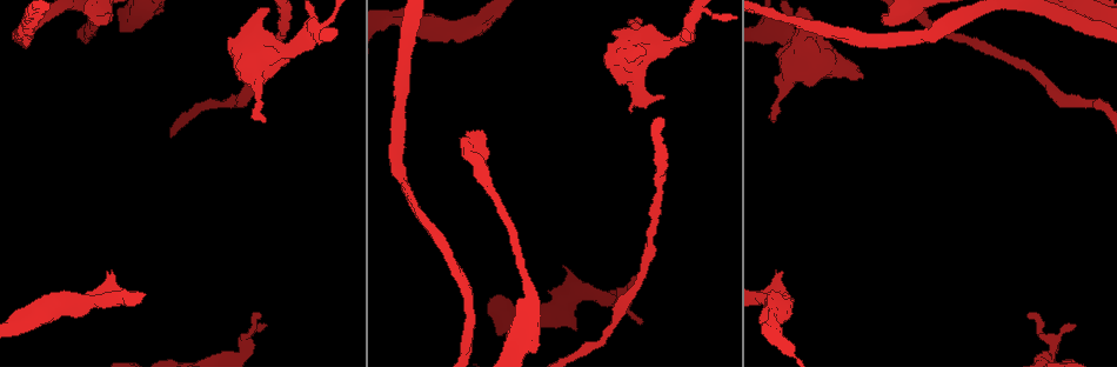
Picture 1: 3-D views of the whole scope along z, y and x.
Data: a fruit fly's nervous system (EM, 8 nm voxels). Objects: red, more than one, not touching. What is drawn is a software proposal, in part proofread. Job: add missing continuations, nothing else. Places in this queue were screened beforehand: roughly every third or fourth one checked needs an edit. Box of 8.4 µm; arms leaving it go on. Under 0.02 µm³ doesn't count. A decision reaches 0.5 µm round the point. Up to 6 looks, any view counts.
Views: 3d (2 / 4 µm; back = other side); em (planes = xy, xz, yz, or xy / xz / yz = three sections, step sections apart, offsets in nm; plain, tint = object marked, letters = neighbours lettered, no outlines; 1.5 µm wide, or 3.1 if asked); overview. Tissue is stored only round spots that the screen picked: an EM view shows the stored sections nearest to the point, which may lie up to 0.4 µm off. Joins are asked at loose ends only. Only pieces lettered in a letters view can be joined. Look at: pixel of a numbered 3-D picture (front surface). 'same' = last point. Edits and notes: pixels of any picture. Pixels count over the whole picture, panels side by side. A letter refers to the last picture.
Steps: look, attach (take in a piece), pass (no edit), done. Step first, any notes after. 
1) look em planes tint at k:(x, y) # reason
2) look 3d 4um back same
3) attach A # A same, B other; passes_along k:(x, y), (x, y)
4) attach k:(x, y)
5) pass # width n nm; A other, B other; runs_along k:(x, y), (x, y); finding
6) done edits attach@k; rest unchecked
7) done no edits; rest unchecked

look em planes tint at 1:(642, 23) # free end

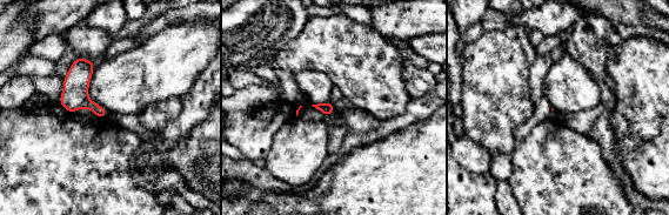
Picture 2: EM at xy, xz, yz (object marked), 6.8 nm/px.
look em planes letters same # see the neighbours

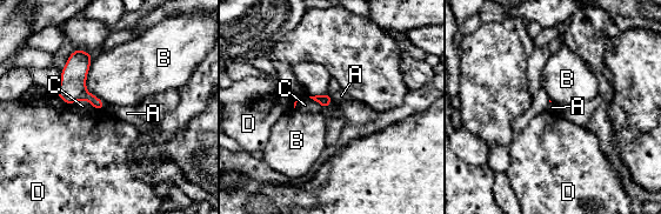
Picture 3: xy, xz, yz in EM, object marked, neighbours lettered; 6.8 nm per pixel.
pass # longest_contact B 360 nm; A other, B other, C other, D other; border 3:(92, 54), (86, 89), (106, 105); no lettered piece goes on from it

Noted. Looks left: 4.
look 3d 4um at 1:(885, 14) # branch stops here

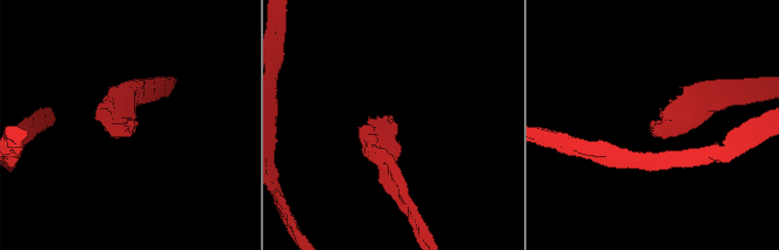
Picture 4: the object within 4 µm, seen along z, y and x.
look em planes letters at 4:(652, 120) # need the tissue

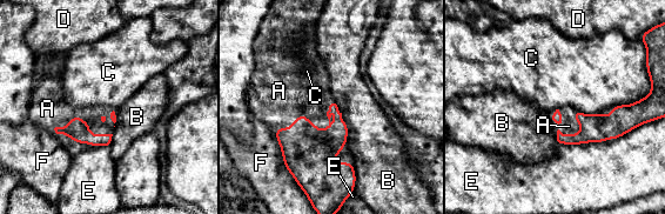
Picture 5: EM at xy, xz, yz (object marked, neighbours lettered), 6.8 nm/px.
attach A # A same, B other, C other, D other, E other, F other; passes_along 5:(78, 128), (85, 121), (51, 111); the neuron continues

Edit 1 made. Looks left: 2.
done edits attach@5; rest unchecked

